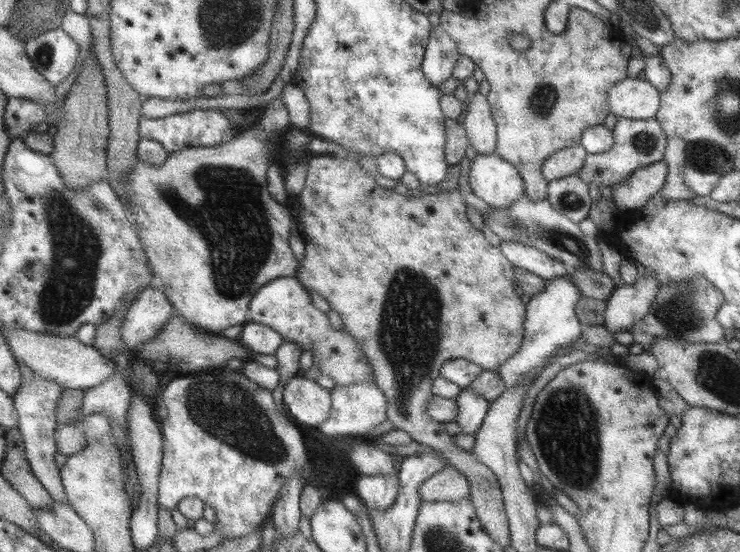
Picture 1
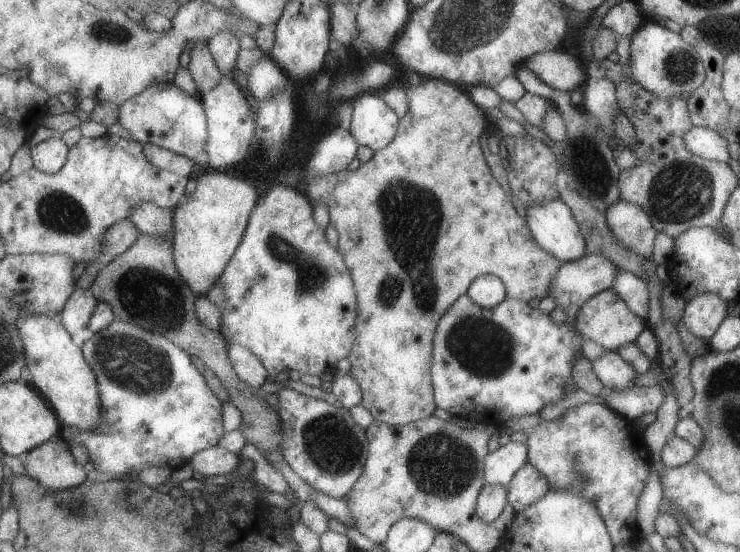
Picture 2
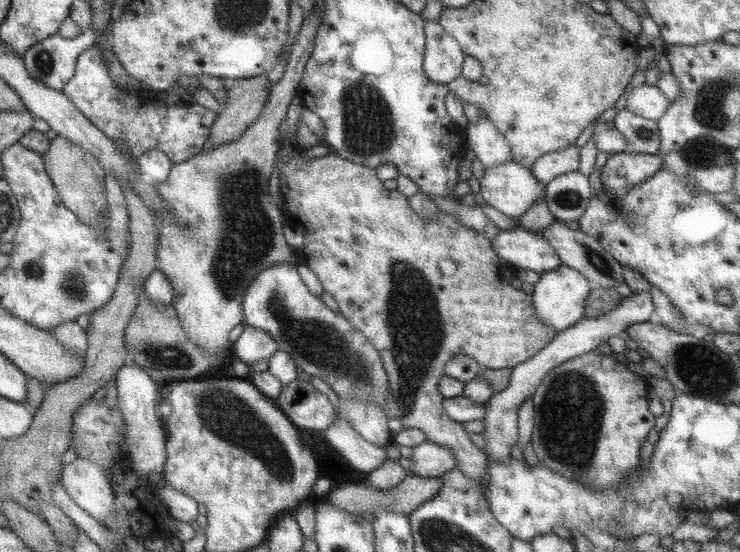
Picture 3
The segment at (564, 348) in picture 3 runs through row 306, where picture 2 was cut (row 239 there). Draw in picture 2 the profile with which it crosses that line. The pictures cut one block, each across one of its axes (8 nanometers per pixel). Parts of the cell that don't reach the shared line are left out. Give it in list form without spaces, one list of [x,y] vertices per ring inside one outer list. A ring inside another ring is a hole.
[[[618,200],[605,214],[608,228],[631,252],[651,258],[657,231],[652,227],[650,216],[644,208],[624,200]]]

